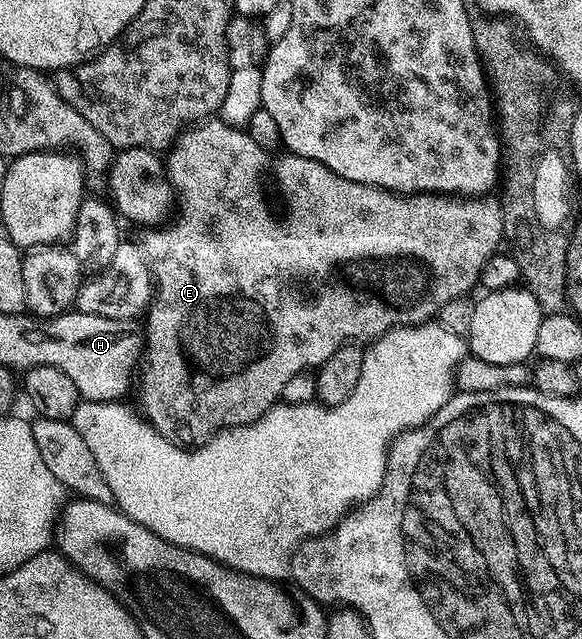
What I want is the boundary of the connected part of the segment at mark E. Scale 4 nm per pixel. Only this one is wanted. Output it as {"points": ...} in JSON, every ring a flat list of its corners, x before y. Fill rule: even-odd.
{"points":[[207,120,183,130,168,151,170,159,167,157,164,162,164,170,174,187,180,210,182,206,182,215,175,226,155,229,147,233,150,235,144,241,146,259,150,261,156,289,144,318,144,338,148,345,140,370,141,409,155,430,183,448,201,446,203,442,209,442,217,431,255,422,281,399,284,386,292,376,322,366,324,360,336,352,336,348,347,344,369,344,396,326,416,326,431,321,440,308,448,304,448,300,465,298,473,286,479,285,481,269,493,254,499,253,504,242,498,230,486,230,486,226,490,226,490,218,498,218,498,213,502,211,501,201,497,197,394,194,390,190,344,180,344,176,336,176,324,168,324,164,299,154,282,152,278,156,270,167,266,167,266,161,272,158,271,151,260,148,260,144,256,144,256,140,252,140,245,129,227,126,221,120],[458,226,482,226,482,230,458,230],[366,230,394,230,394,234,378,234,378,238,394,238,394,242,362,242,362,238,370,238],[426,238,442,238,442,242,426,242],[334,262,342,262,342,270,338,270,338,274,342,274,342,278,346,278,346,274,354,274,350,282,354,282,354,286,362,286,362,290,334,290,334,306,330,306,330,286,334,286,334,270,330,270,330,266,334,266],[338,294,342,294,342,302,346,302,346,306,338,306]]}

